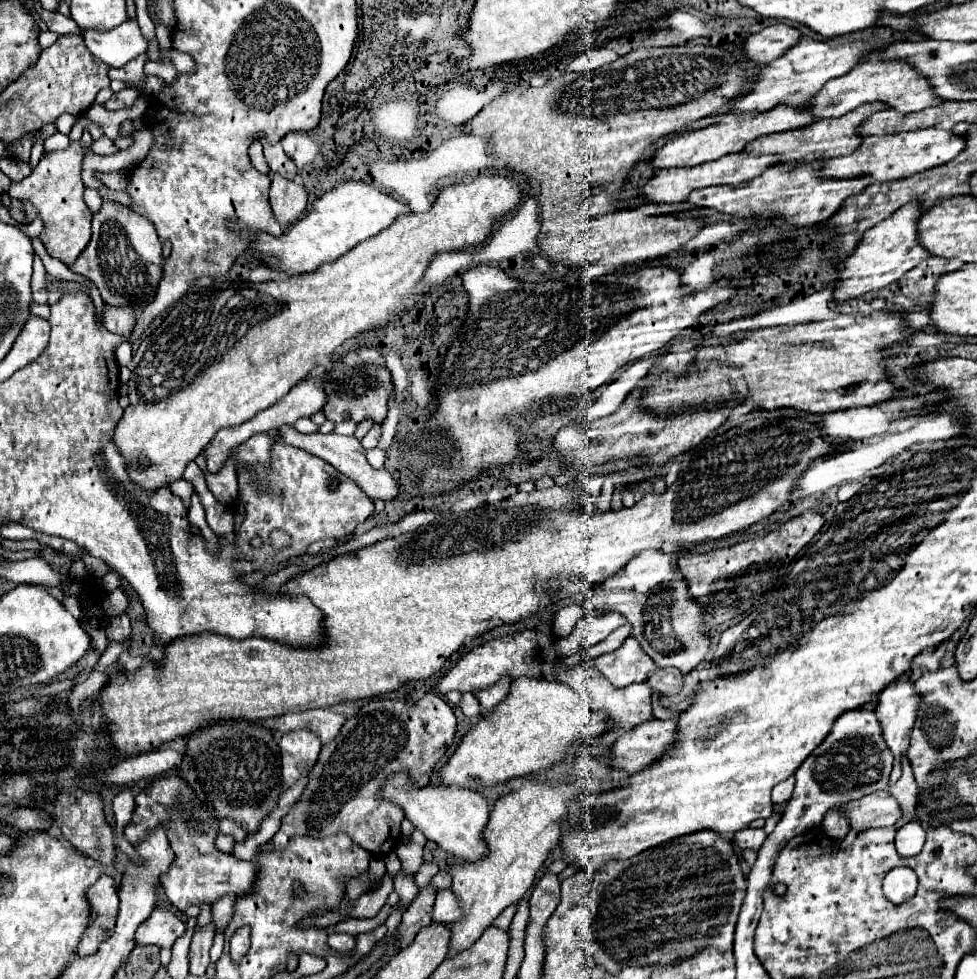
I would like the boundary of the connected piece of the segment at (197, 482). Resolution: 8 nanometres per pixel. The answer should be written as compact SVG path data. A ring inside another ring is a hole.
M189 462L189 464L187 464L183 478L185 478L185 480L189 480L189 482L193 484L193 488L195 488L195 492L197 492L197 494L211 492L211 490L207 488L207 482L205 482L205 476L203 476L201 468L199 468L195 462Z

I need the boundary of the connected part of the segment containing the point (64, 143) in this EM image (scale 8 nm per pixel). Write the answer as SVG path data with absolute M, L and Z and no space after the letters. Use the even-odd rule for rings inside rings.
M57 132L57 134L53 134L53 136L49 136L49 138L45 140L45 154L51 154L51 152L55 152L55 150L65 150L65 148L69 148L69 144L71 144L69 136Z

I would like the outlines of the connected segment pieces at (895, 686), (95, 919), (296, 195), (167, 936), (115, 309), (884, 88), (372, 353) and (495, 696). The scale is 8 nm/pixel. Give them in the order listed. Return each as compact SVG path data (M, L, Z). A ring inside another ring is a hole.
M903 674L901 678L893 680L889 686L883 688L883 692L879 694L879 702L877 702L877 718L879 718L879 724L883 726L883 736L885 736L885 742L889 746L889 750L893 752L895 756L895 766L893 766L893 772L891 772L891 782L895 782L899 776L901 776L901 756L907 752L907 742L909 742L909 736L911 736L911 730L913 730L913 724L917 720L917 714L919 714L919 708L921 708L921 694L915 690L915 680L909 676L909 674Z
M103 874L87 890L87 898L91 902L91 918L77 948L79 956L93 954L95 948L99 948L99 942L103 942L103 938L107 938L115 928L115 920L119 912L117 886L109 874Z
M275 174L273 188L269 190L269 202L277 222L281 226L291 226L307 210L307 190L303 184Z
M157 906L153 914L139 926L137 944L155 944L159 948L171 948L173 942L187 932L187 924L179 918L179 912L171 906Z
M103 306L103 326L115 334L123 334L125 340L127 334L131 334L131 326L135 324L135 312L131 306Z
M877 58L877 60L867 60L867 62L857 64L845 76L833 78L819 90L819 94L815 94L815 98L811 98L811 102L805 102L805 106L809 106L817 118L835 118L835 116L847 114L849 110L853 110L865 102L875 102L875 100L887 102L891 108L897 108L903 114L917 112L927 106L935 106L935 104L943 102L937 96L935 86L929 82L929 78L921 76L919 70L915 66L911 66L907 60Z
M363 346L363 348L357 348L357 354L361 356L361 360L365 362L365 364L377 364L377 366L387 366L387 362L385 362L385 358L375 350L375 348L367 348L367 346Z
M501 678L497 684L477 692L475 696L479 698L481 706L483 706L483 712L489 712L493 706L497 706L503 698L509 696L509 688L511 688L511 678Z

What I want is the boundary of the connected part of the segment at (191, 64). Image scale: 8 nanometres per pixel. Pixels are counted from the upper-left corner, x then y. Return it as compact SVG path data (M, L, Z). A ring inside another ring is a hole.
M169 48L169 60L175 66L177 74L193 74L197 70L197 62L189 54L179 52L175 48Z

